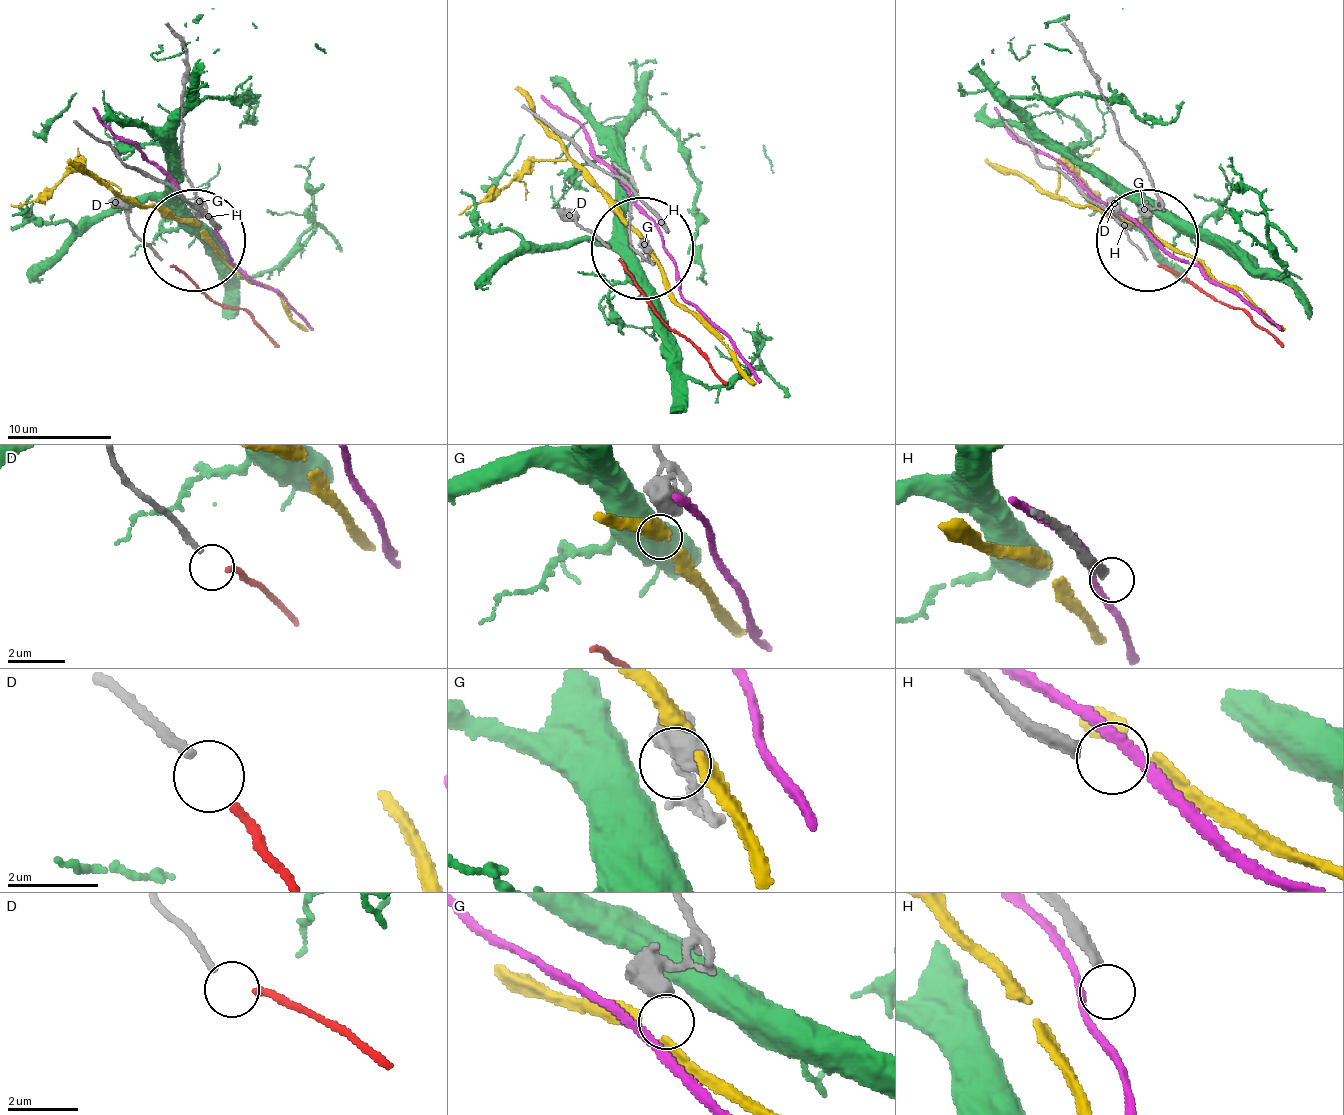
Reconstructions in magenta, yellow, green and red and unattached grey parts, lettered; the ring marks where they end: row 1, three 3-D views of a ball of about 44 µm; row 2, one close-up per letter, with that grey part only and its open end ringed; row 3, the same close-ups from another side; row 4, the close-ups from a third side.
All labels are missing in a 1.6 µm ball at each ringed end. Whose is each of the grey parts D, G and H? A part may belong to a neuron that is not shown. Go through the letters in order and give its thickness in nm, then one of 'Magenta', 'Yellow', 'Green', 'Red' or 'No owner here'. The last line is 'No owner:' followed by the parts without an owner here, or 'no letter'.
D: Thickness 200 nm. Red
G: Thickness 400 nm. No owner here
H: Thickness 300 nm. No owner here
No owner: G, H

